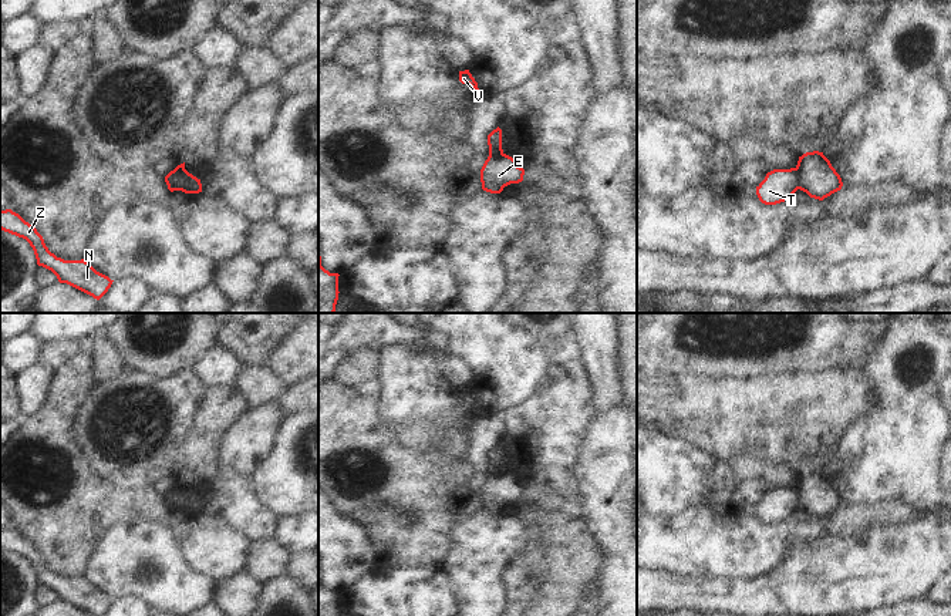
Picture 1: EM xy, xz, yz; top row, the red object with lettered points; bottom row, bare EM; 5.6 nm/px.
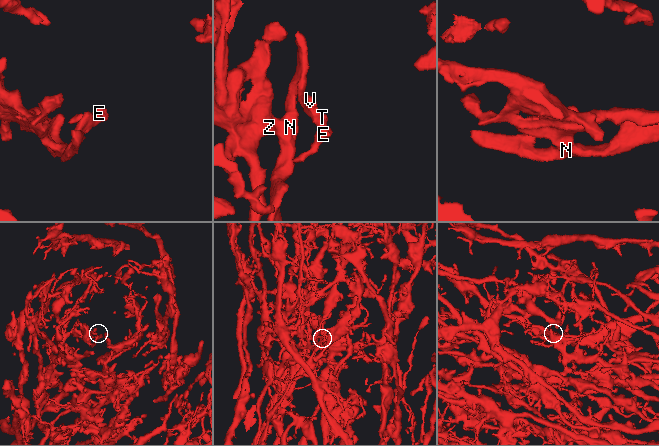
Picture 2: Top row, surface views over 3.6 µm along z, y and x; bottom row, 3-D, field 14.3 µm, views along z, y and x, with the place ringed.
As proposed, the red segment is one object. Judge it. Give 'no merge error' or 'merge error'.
merge error

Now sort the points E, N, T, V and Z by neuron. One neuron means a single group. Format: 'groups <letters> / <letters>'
groups E / N T V Z

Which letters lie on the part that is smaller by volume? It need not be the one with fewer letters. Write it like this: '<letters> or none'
E.

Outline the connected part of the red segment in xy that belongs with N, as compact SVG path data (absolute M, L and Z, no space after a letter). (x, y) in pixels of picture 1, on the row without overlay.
M11 528L0 529L0 548L26 558L34 569L37 583L51 589L60 602L67 602L92 616L102 616L114 600L84 578L57 576L48 569L37 548Z

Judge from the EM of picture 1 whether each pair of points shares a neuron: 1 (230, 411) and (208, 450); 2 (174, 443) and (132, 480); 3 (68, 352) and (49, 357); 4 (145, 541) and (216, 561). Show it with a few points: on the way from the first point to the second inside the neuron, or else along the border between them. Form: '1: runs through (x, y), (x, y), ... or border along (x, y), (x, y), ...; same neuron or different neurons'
1: runs through (221, 421), (208, 434), (208, 440); same neuron
2: runs through (164, 448), (142, 470); same neuron
3: runs through (64, 352), (53, 354); same neuron
4: border along (169, 528), (181, 556), (203, 575); different neurons

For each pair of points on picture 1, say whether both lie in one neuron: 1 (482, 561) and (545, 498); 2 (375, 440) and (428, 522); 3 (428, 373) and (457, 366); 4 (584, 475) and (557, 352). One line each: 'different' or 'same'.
1: different
2: same
3: different
4: different

